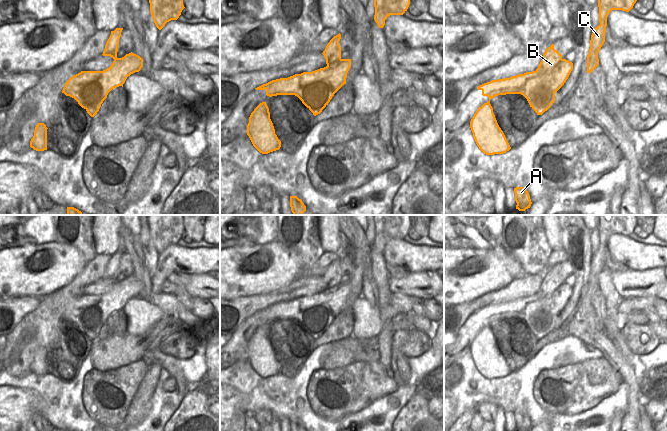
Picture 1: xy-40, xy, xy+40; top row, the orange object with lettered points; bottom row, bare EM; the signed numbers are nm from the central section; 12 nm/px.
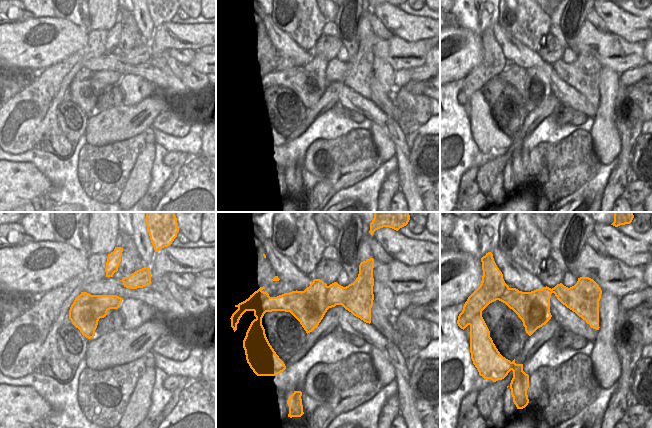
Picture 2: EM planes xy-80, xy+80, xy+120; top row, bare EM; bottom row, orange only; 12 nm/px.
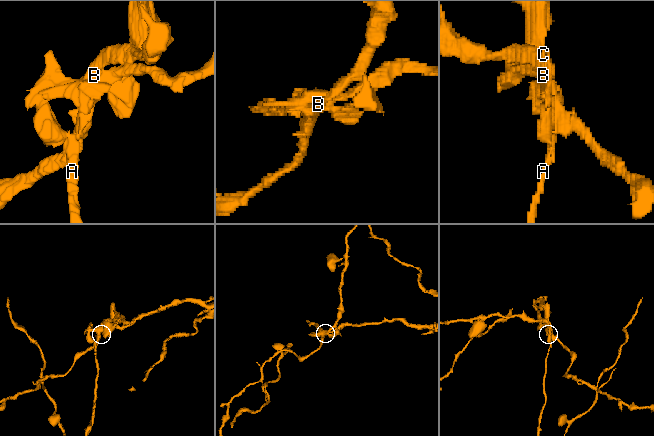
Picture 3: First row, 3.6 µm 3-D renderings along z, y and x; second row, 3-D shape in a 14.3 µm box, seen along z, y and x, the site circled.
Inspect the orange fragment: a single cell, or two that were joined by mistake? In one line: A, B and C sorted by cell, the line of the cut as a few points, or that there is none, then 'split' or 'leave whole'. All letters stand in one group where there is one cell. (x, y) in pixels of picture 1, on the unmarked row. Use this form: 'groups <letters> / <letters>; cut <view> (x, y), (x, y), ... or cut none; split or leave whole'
groups A C / B; cut xy-40 (102, 326), (90, 317), (86, 321), (85, 332); split

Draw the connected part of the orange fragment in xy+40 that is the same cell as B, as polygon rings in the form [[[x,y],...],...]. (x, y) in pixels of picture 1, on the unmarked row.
[[[552,268],[544,276],[542,284],[536,295],[541,298],[550,298],[552,297],[556,289],[562,284],[562,279],[554,273],[554,268]]]

